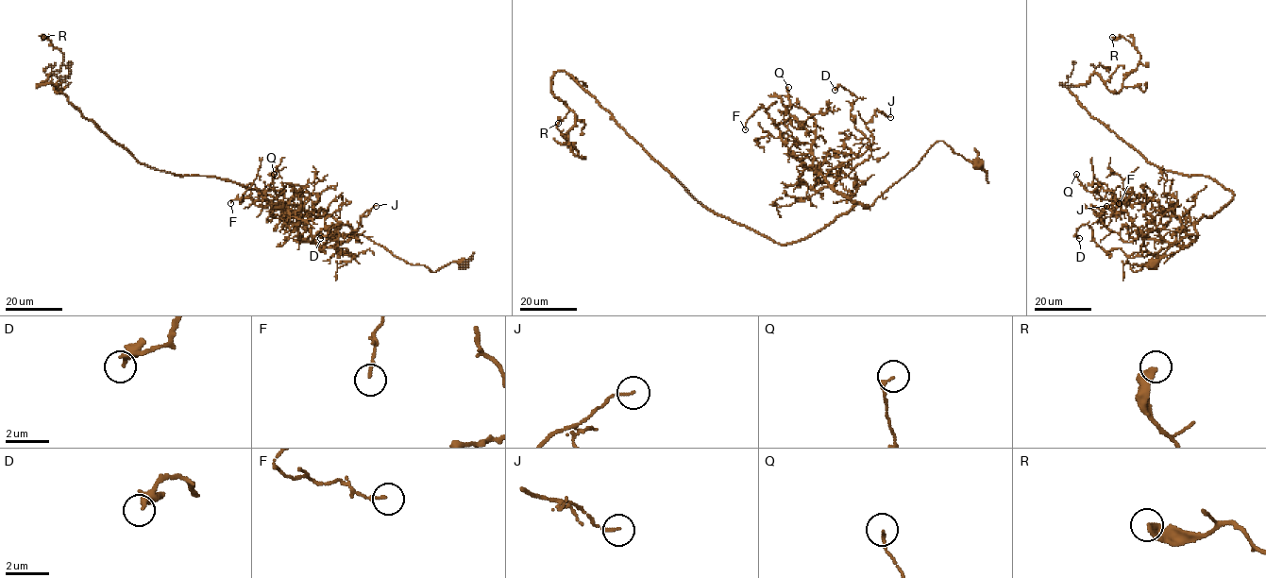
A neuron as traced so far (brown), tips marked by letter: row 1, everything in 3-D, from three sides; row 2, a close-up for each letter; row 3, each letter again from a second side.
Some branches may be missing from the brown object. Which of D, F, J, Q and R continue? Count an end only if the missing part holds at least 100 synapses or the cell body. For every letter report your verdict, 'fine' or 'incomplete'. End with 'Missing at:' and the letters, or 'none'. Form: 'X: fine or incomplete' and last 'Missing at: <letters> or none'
D: fine
F: fine
J: fine
Q: fine
R: fine
Missing at: none

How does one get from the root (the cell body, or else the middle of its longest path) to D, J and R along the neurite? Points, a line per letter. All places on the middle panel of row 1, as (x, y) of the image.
D: (977, 165), (938, 141), (871, 205), (853, 202), (834, 184), (870, 147), (851, 112), (856, 98), (835, 90)
J: (977, 165), (938, 141), (871, 205), (838, 194), (826, 175), (870, 146), (866, 124), (876, 110), (890, 117)
R: (977, 165), (936, 141), (871, 205), (780, 245), (705, 208), (564, 71), (551, 93), (578, 151), (558, 123)

